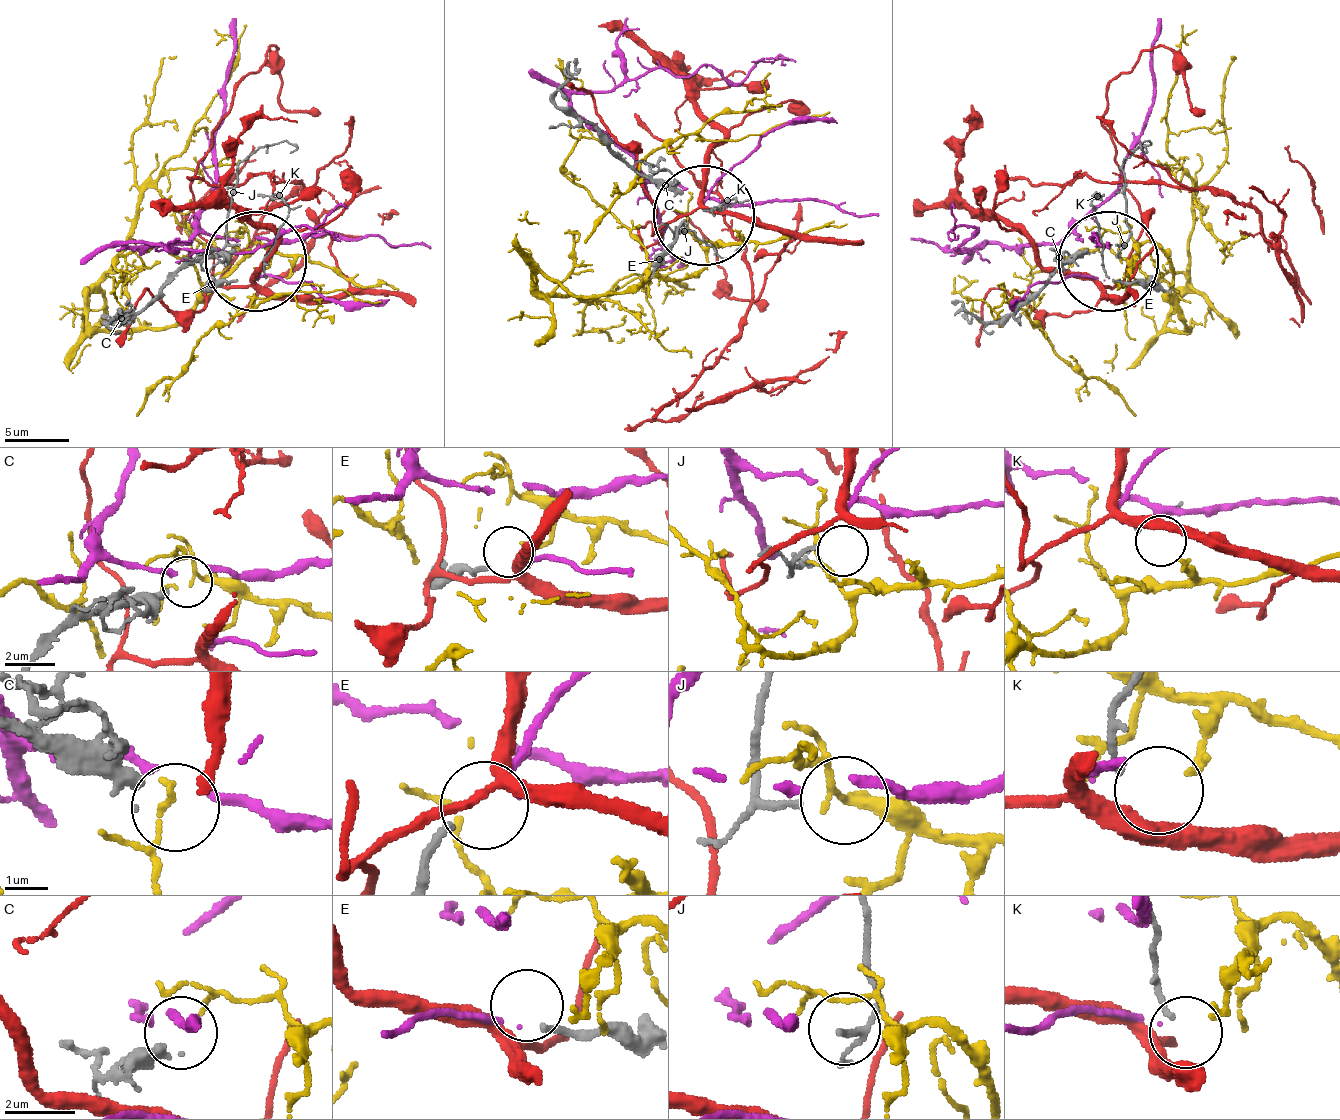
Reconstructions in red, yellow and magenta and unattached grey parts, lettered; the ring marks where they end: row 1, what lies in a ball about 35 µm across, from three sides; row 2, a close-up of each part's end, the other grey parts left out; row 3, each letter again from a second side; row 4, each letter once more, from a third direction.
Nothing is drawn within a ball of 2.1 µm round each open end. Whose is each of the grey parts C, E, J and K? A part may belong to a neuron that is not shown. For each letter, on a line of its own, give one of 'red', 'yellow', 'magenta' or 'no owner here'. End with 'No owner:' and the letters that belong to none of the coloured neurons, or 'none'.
C: no owner here
E: magenta
J: no owner here
K: yellow
No owner: C, J

